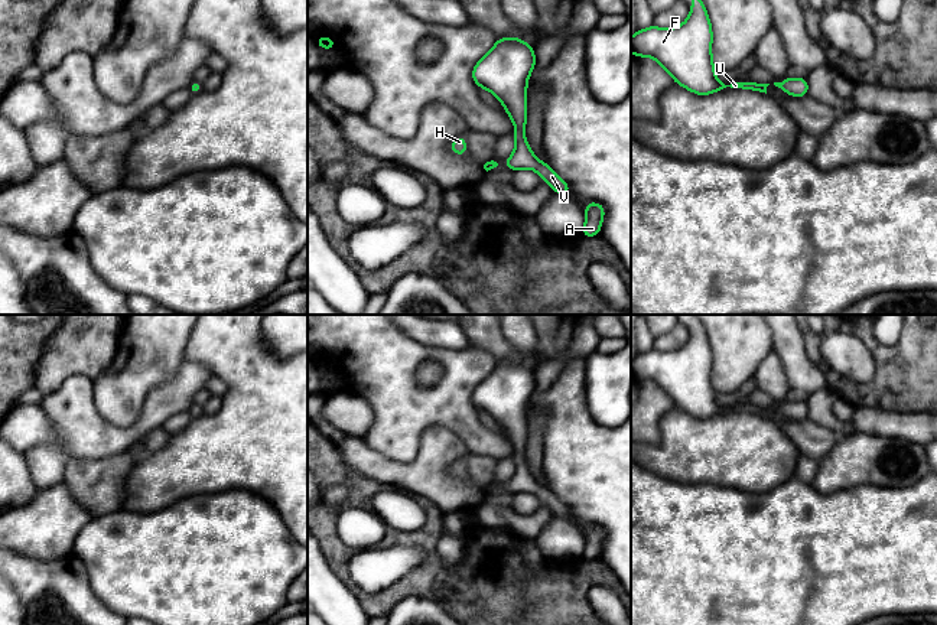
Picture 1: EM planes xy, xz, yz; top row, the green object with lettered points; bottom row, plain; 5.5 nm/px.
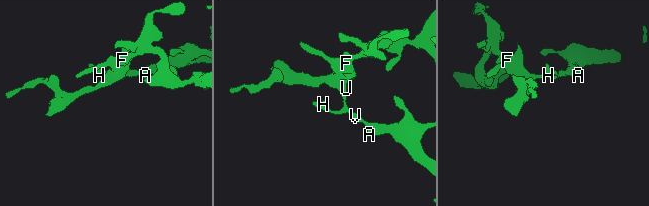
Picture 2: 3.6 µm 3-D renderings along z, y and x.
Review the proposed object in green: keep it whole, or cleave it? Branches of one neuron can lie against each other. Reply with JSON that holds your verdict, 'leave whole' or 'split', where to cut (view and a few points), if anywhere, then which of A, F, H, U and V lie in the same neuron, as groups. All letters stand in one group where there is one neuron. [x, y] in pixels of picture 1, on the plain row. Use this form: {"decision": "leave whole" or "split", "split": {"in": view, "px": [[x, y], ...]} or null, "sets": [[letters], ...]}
{"decision": "leave whole", "split": null, "sets": [["A", "F", "H", "U", "V"]]}

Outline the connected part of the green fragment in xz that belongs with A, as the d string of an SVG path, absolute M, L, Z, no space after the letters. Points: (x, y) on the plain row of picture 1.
M586 525L585 536L585 550L580 560L588 561L599 559L602 543L605 538L605 530L596 525Z

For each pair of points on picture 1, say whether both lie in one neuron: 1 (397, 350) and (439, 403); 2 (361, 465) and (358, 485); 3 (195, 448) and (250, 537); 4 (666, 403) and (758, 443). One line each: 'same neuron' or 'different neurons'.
1: same neuron
2: different neurons
3: different neurons
4: different neurons

